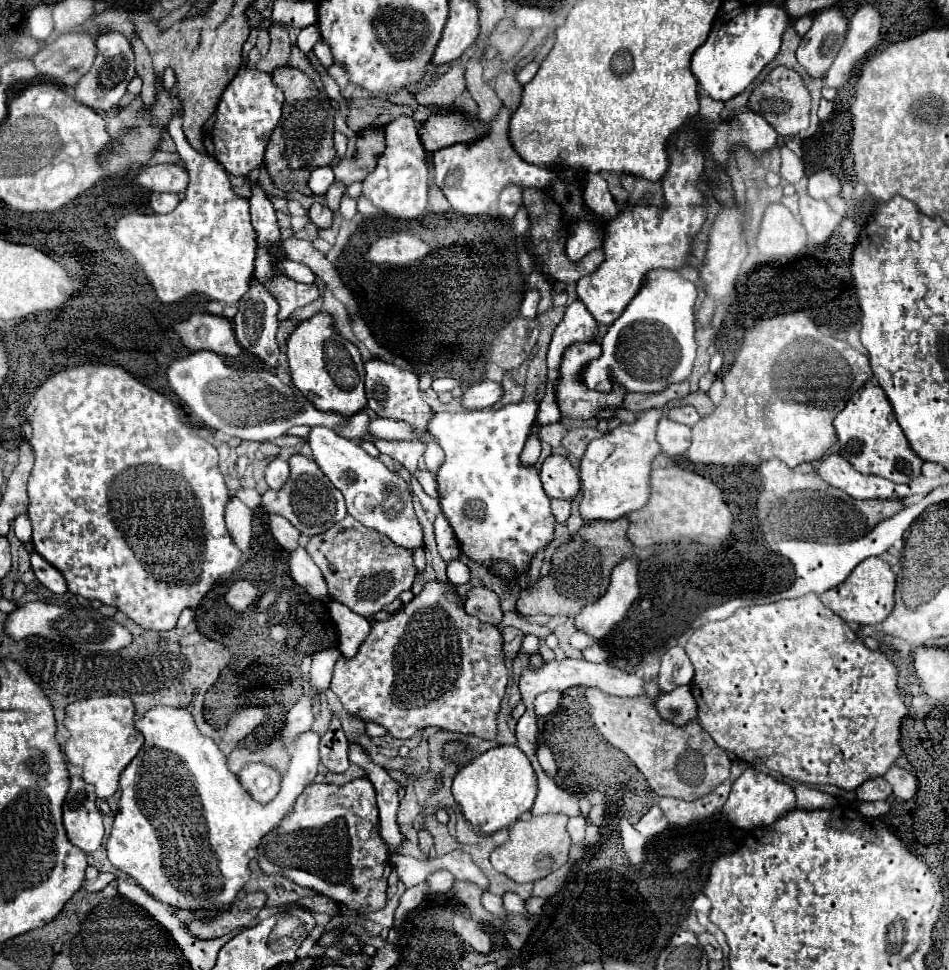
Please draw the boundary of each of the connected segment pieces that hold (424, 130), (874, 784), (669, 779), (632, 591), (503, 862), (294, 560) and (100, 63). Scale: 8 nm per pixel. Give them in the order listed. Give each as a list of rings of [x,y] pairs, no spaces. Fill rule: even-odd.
[[[448,111],[430,115],[430,119],[420,127],[420,139],[426,151],[438,151],[442,147],[472,141],[482,135],[482,125],[478,121],[468,121],[462,113]]]
[[[874,777],[866,783],[862,783],[856,789],[858,801],[878,801],[878,799],[888,799],[892,795],[892,787],[890,783],[886,783],[884,777]]]
[[[658,679],[644,681],[646,695],[640,697],[614,697],[598,689],[584,691],[590,705],[590,719],[594,721],[596,729],[606,737],[610,745],[624,751],[634,765],[642,765],[638,769],[644,777],[648,777],[646,781],[656,795],[696,801],[712,793],[730,777],[730,755],[714,743],[714,739],[700,727],[696,719],[692,719],[684,727],[676,727],[672,723],[666,723],[658,715],[654,707],[654,699],[658,699],[660,695]]]
[[[622,561],[614,567],[608,591],[596,601],[586,605],[574,619],[574,627],[582,633],[588,633],[596,641],[604,639],[616,623],[620,623],[638,599],[638,565],[636,561]]]
[[[540,815],[540,817],[530,817],[526,821],[520,819],[508,829],[510,839],[492,851],[490,855],[492,867],[508,875],[516,883],[528,883],[548,877],[568,861],[570,837],[566,831],[566,823],[568,823],[566,815]]]
[[[298,547],[296,551],[290,553],[290,573],[292,573],[292,579],[310,593],[310,597],[320,601],[328,599],[326,579],[304,547]]]
[[[108,31],[104,35],[96,37],[96,45],[98,45],[98,55],[96,61],[92,65],[92,69],[78,81],[76,85],[76,99],[92,109],[114,109],[118,107],[120,99],[126,93],[126,85],[130,83],[130,79],[136,73],[136,61],[134,61],[134,51],[132,45],[128,43],[128,39],[118,33],[118,31]]]

